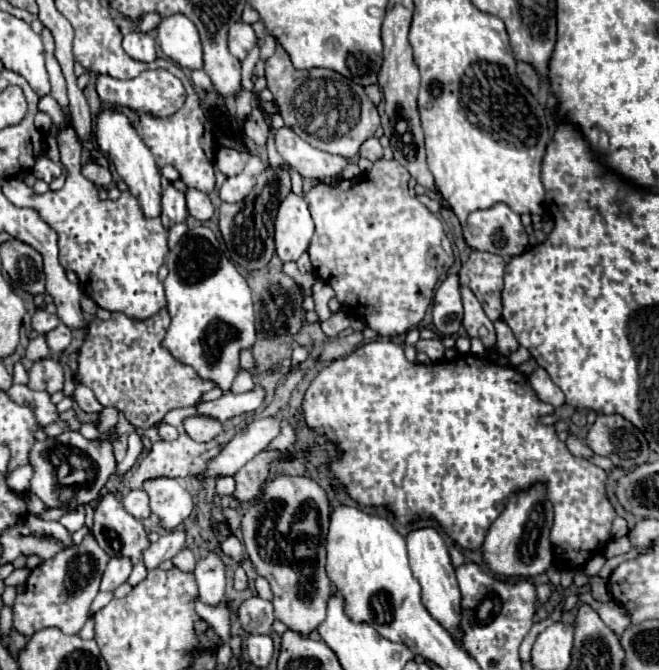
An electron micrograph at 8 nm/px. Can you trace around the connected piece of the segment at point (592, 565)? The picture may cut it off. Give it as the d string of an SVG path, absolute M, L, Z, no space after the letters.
M601 553L595 554L588 562L586 563L584 572L589 576L594 576L599 573L600 569L603 567L606 559L605 556Z

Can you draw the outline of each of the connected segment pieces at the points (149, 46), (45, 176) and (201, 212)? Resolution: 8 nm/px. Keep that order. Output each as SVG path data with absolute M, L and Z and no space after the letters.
M130 32L122 40L124 52L138 62L152 62L156 58L156 40L144 32Z
M42 156L42 158L36 160L36 164L34 164L34 168L32 168L32 174L34 174L36 178L40 178L40 180L44 180L44 182L50 184L54 178L58 178L58 176L62 174L62 168L60 168L56 162L52 162L50 158Z
M190 188L186 192L186 204L188 204L188 212L200 222L208 222L214 216L214 206L212 206L208 194L204 194L200 190Z

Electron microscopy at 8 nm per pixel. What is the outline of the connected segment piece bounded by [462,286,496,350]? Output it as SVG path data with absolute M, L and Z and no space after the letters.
M462 286L462 304L464 304L464 328L470 338L478 338L488 350L494 348L496 344L496 332L492 320L484 314L480 302L472 294L468 286Z

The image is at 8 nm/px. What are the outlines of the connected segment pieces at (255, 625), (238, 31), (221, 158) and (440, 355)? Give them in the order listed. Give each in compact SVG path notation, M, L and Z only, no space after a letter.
M252 596L240 604L236 614L246 634L270 634L270 626L274 622L274 608L268 600Z
M234 22L230 26L230 32L228 32L228 48L230 48L230 52L238 60L244 60L248 56L248 52L254 48L254 44L256 44L256 34L254 34L254 30L252 30L250 24Z
M221 148L216 153L216 166L224 176L236 176L244 170L244 156L236 148Z
M420 338L414 348L416 348L418 352L426 352L432 362L444 360L444 346L442 346L440 340L422 340L422 338Z

